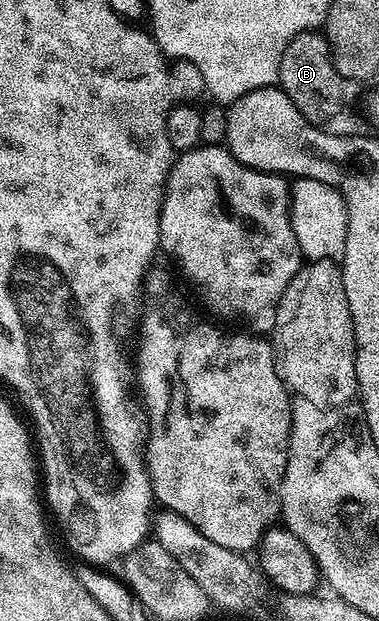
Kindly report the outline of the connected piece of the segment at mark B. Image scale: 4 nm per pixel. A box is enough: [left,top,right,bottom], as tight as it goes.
[277,30,347,126]

